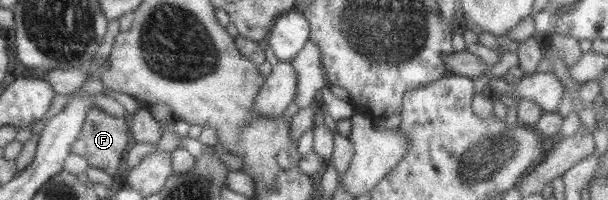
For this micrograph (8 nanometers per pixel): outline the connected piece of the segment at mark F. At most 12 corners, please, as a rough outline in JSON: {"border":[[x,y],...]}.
{"border":[[94,107],[73,153],[118,177],[131,118]]}

